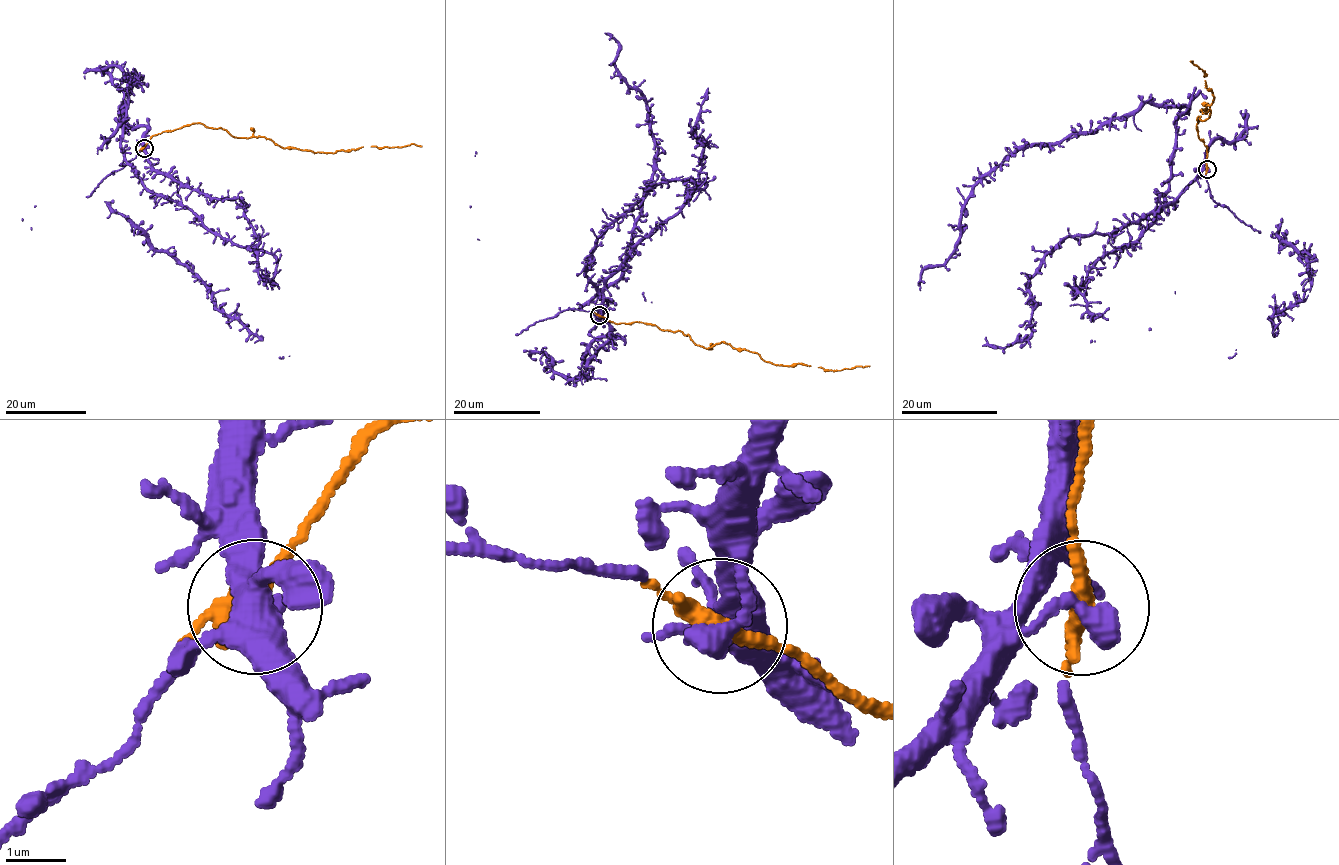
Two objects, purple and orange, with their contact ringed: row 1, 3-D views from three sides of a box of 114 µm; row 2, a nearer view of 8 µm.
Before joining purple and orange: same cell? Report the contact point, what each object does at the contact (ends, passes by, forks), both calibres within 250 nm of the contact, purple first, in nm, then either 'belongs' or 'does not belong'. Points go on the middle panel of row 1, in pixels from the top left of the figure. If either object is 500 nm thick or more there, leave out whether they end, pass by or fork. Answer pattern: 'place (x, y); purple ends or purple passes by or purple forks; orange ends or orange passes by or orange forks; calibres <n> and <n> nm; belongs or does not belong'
place (599, 315); purple ends; orange passes by; calibres 420 and 320 nm; belongs

